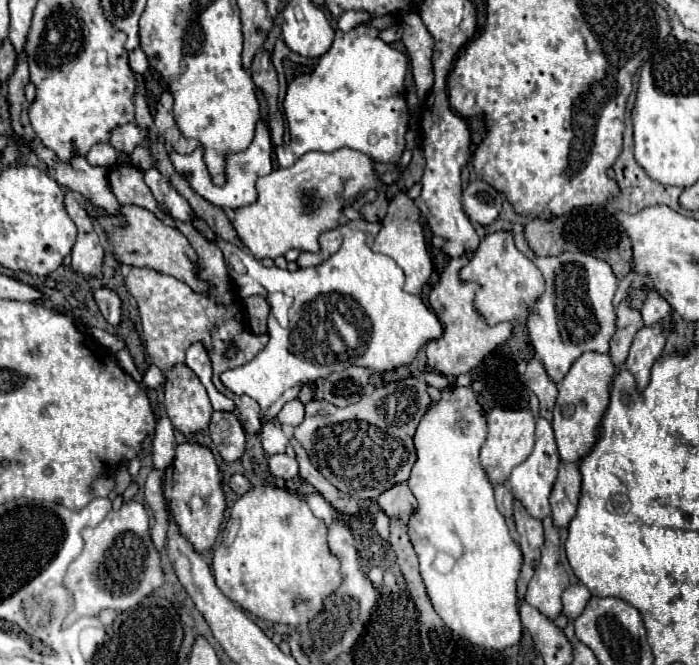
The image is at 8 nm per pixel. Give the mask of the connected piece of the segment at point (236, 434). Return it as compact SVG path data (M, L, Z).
M213 411L209 423L211 439L225 461L235 461L245 451L245 431L235 413Z

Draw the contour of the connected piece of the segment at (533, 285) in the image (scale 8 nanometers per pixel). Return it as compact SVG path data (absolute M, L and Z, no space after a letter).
M511 231L487 233L473 259L461 269L461 279L477 281L481 285L481 291L475 297L475 307L487 319L487 323L517 321L527 317L527 309L543 293L545 285L535 263L515 247Z

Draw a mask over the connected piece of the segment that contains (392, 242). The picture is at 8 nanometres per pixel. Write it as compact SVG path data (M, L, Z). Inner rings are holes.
M399 191L387 207L387 215L381 221L381 231L375 237L375 245L373 249L379 253L389 255L405 273L405 291L407 293L421 293L423 283L427 283L431 271L433 271L433 263L425 245L425 235L423 235L423 227L419 223L419 207L415 205L415 201L407 195L407 191Z

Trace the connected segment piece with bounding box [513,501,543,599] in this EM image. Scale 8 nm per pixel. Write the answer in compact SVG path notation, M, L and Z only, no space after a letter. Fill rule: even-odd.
M519 501L513 503L513 519L517 525L519 547L523 553L523 569L517 581L517 595L523 599L527 583L533 577L533 569L539 563L539 551L543 545L543 527L541 527L541 521L531 517Z

